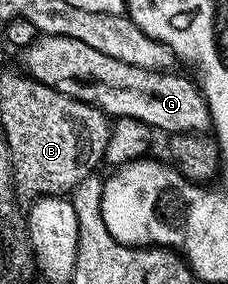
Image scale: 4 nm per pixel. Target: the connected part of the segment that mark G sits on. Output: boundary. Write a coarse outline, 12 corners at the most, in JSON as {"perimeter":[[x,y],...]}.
{"perimeter":[[65,35],[21,49],[22,72],[112,118],[207,131],[196,82],[121,63]]}

